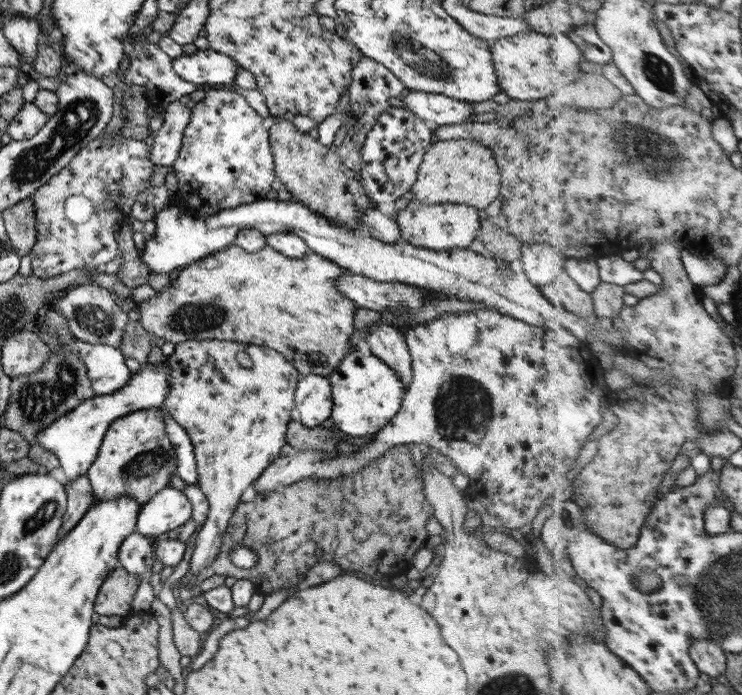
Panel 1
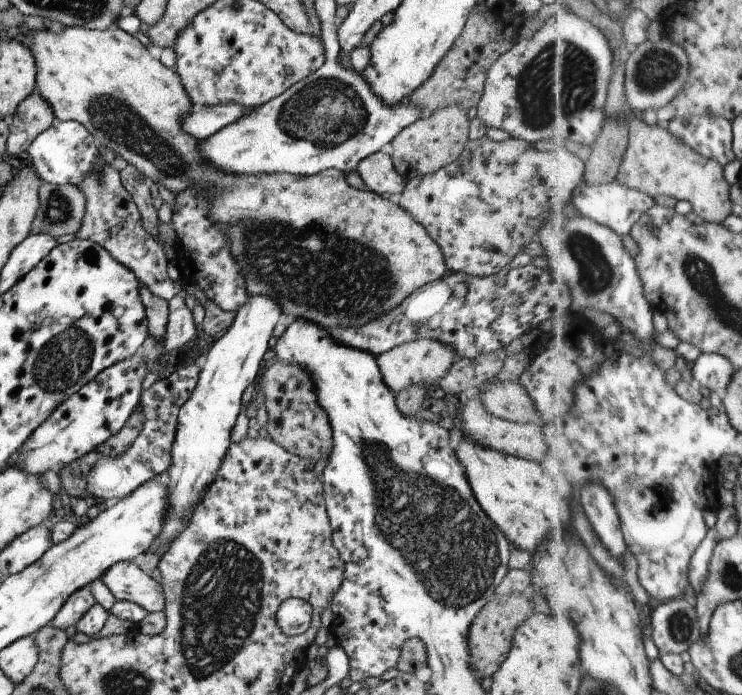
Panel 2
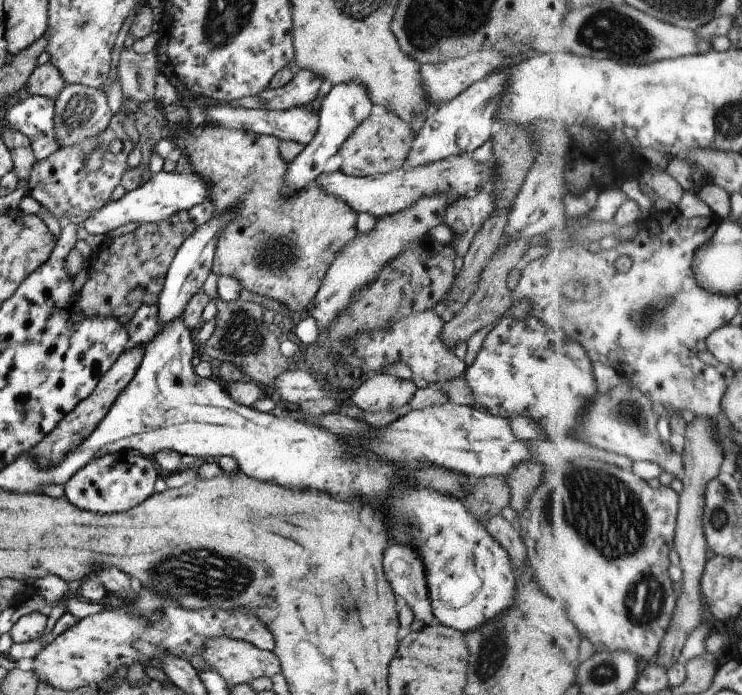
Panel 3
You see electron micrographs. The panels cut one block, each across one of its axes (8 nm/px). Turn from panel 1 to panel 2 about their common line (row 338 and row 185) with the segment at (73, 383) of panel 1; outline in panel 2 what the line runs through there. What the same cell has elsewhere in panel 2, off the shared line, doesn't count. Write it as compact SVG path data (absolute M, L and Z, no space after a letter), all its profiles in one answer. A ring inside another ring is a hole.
M41 182L40 207L32 223L32 233L74 234L81 227L86 214L86 198L72 184L54 185Z

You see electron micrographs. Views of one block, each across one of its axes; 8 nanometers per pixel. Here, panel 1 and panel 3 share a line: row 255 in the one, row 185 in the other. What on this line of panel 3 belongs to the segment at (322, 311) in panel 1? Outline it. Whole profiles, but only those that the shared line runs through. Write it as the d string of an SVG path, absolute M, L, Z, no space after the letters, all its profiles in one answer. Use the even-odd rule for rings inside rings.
M168 122L171 140L173 140L182 150L182 154L189 153L190 166L194 171L192 173L202 176L210 187L210 200L214 202L216 213L215 215L222 215L227 209L236 207L237 216L235 220L217 237L217 244L215 249L215 256L213 261L213 268L211 269L216 276L225 275L228 277L236 278L241 282L242 288L248 289L258 297L266 296L273 298L283 304L288 311L302 311L306 310L306 307L315 298L318 293L322 280L333 262L333 258L337 256L337 253L345 248L348 242L351 242L358 234L356 228L357 215L354 213L344 202L341 202L338 198L325 194L325 191L321 190L321 187L316 182L312 182L309 186L306 186L302 191L296 192L292 197L285 198L281 196L281 189L283 188L283 181L287 172L287 163L279 154L279 139L269 135L258 135L251 131L226 129L223 127L211 126L204 124L204 130L196 136L196 134L190 132L187 128L188 122L183 123L170 123Z

